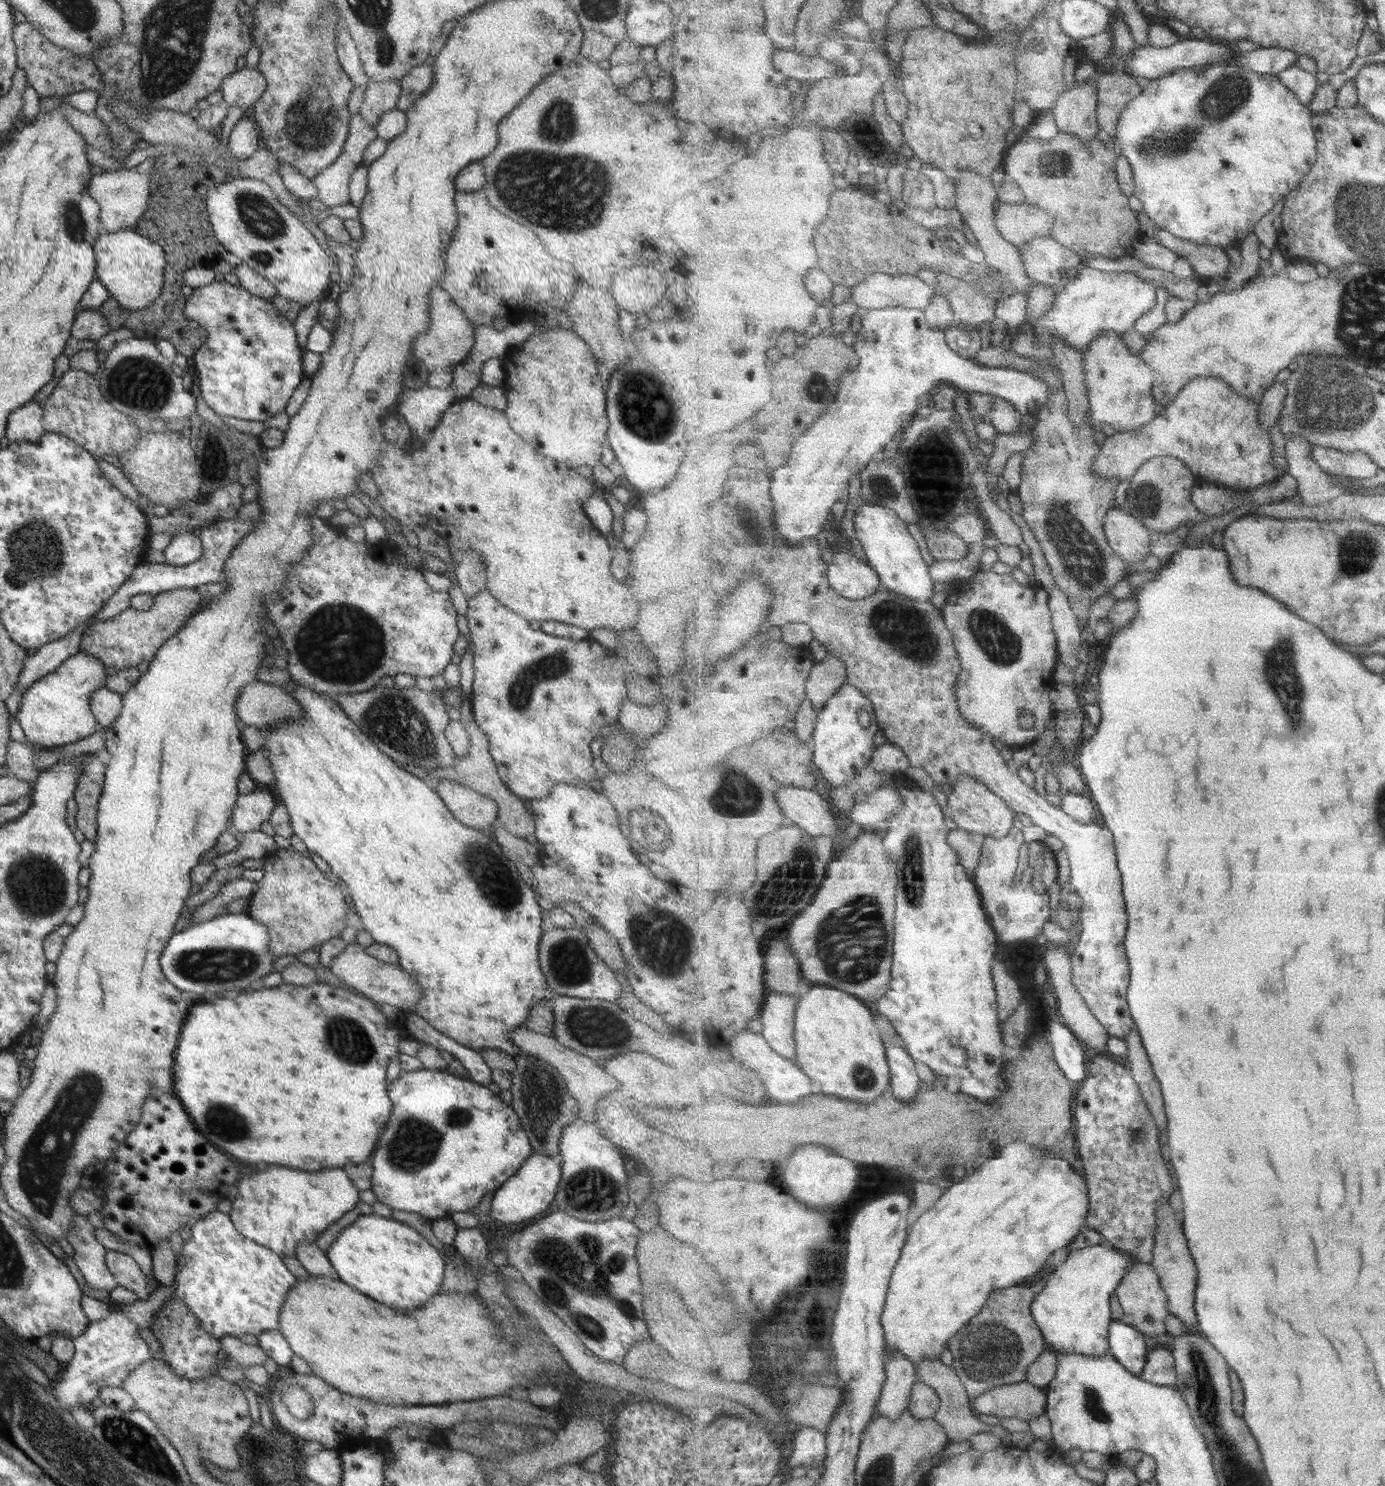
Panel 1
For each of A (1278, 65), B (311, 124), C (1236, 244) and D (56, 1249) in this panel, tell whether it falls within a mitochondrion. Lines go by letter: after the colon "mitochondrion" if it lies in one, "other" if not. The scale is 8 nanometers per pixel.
A: other
B: mitochondrion
C: other
D: other

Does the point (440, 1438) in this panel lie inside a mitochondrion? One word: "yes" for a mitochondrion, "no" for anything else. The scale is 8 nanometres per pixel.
no

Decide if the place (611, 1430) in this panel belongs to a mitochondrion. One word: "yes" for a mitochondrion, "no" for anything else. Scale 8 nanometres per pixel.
no

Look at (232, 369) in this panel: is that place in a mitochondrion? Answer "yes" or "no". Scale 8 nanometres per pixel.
no

